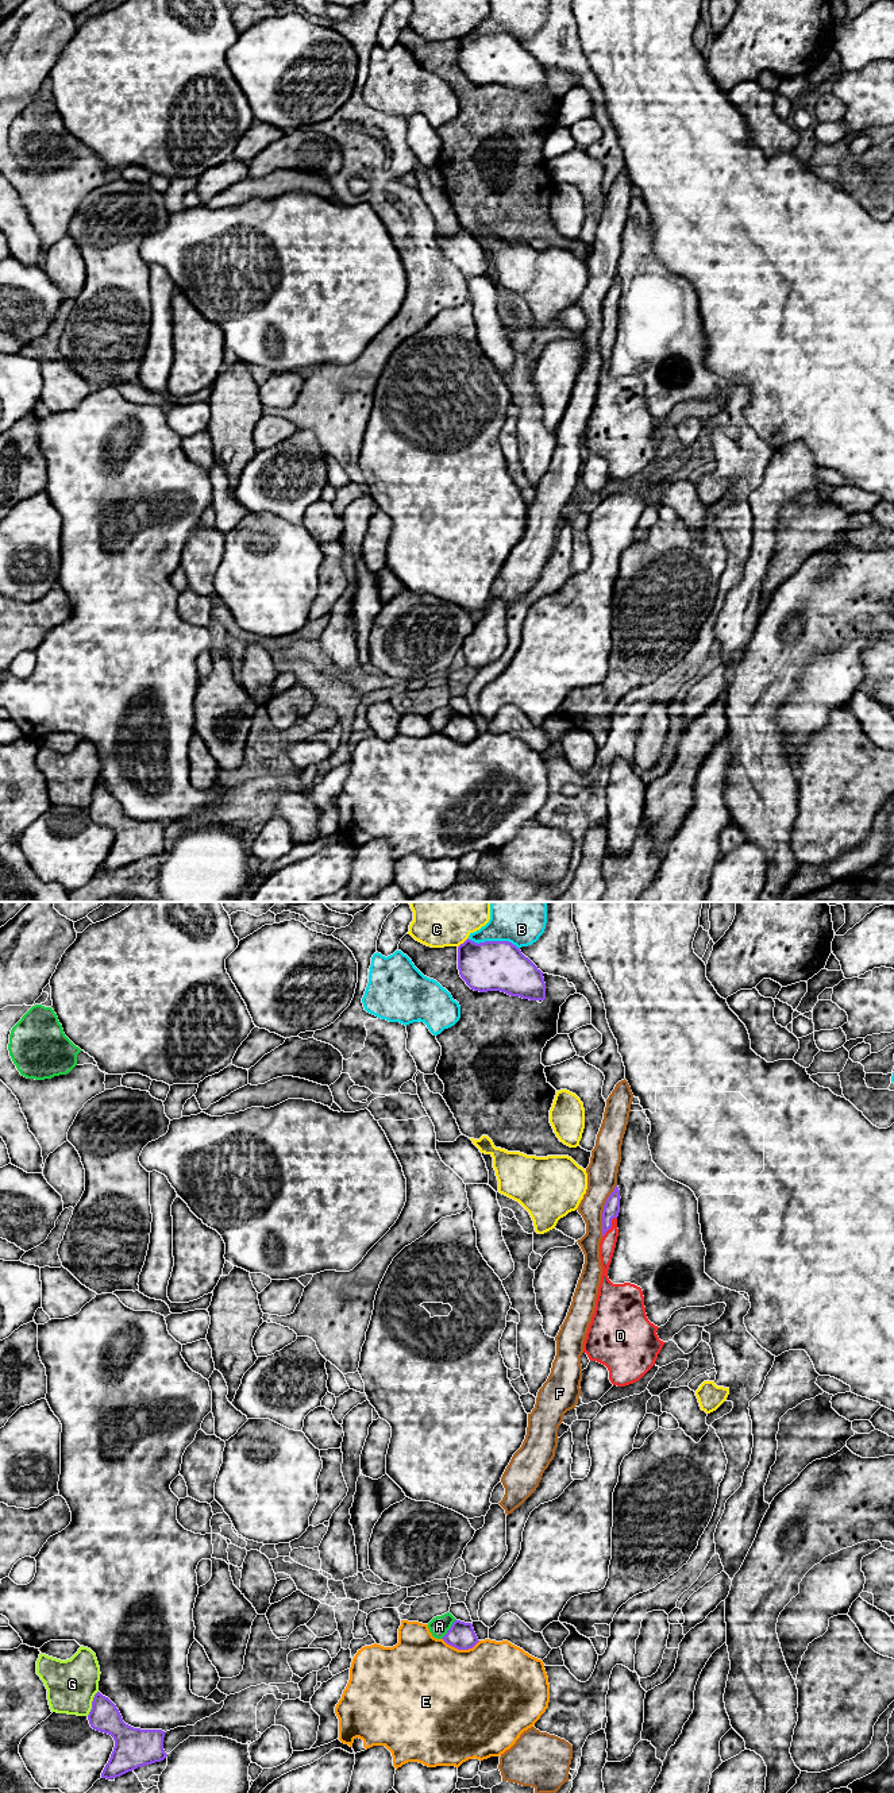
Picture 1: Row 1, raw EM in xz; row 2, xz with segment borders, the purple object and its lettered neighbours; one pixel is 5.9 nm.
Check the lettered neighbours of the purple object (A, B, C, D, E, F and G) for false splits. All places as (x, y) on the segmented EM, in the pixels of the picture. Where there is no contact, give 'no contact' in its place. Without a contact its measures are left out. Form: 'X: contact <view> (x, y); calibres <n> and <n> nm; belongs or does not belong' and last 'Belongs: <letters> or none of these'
A: contact xz (450, 1628); calibres 160 and 120 nm; does not belong
B: contact xz (493, 941); calibres 300 and 340 nm; does not belong
C: contact xz (463, 943); calibres 300 and 440 nm; does not belong
D: contact xz (611, 1226); calibres 100 and 100 nm; belongs
E: contact xz (461, 1649); calibres 160 and 500 nm; does not belong
F: contact xz (604, 1210); calibres 100 and 180 nm; does not belong
G: contact xz (92, 1703); calibres 180 and 300 nm; does not belong
Belongs: D

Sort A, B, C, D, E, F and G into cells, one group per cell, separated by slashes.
A / B / C / D / E / F / G

